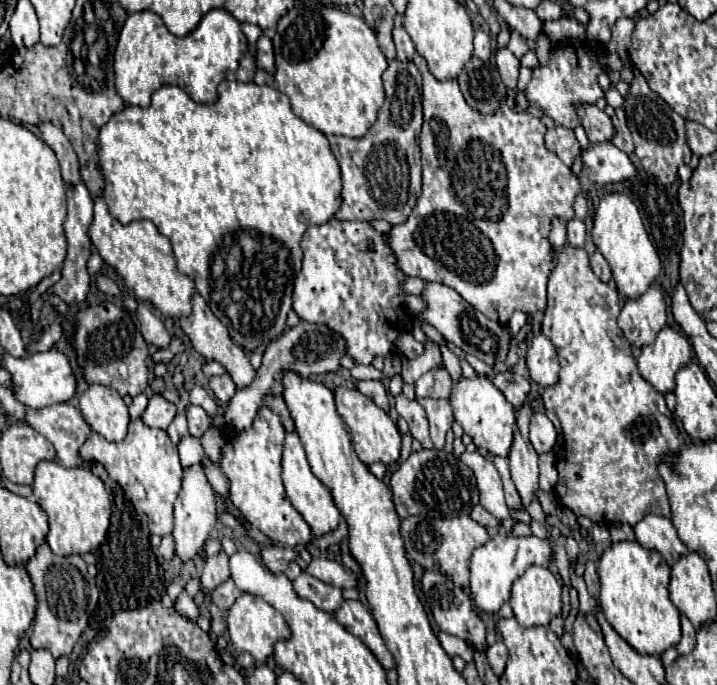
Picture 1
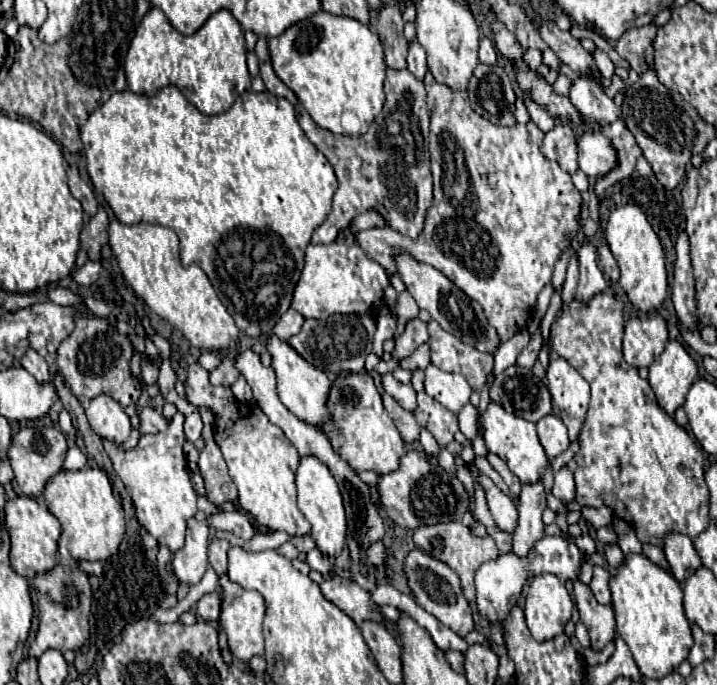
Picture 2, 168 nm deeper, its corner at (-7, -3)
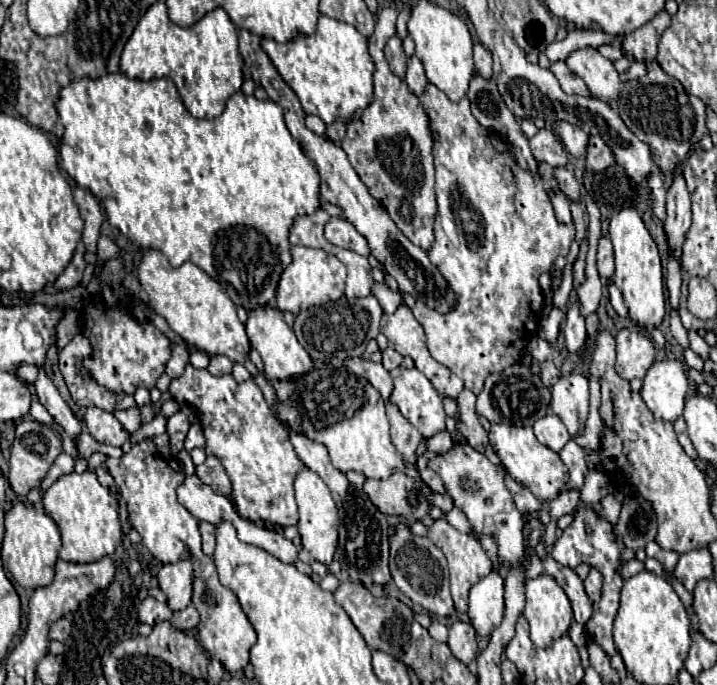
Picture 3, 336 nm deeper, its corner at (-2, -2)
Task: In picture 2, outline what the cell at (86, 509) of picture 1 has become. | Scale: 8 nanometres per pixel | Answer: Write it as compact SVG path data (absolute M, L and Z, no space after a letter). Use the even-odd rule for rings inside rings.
M80 469L56 473L44 489L48 511L60 521L62 535L58 549L76 561L104 561L116 553L124 535L124 509L114 496L108 475L102 469Z

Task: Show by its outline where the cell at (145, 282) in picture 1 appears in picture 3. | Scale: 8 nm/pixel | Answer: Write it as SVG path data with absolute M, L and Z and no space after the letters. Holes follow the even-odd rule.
M147 250L137 274L141 286L149 294L155 312L163 316L171 330L179 334L187 344L207 352L209 356L227 354L227 358L231 358L233 362L245 362L251 350L245 326L237 318L233 300L227 296L221 284L217 284L217 280L213 280L205 270L195 266L193 262L183 264L179 268L171 268L169 260L161 252Z

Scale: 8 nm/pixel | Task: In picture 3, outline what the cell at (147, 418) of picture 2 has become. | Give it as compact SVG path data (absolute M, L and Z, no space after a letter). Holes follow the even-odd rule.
M117 408L117 410L115 410L115 416L119 418L119 422L123 424L123 428L125 428L129 434L133 434L135 430L139 430L139 426L141 426L139 408L127 408L127 410Z

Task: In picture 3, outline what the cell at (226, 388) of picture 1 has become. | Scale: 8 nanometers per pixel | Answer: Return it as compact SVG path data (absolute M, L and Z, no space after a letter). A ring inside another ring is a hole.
M213 356L207 370L213 374L213 376L223 376L223 374L231 374L231 368L233 368L233 362L227 358L227 356Z

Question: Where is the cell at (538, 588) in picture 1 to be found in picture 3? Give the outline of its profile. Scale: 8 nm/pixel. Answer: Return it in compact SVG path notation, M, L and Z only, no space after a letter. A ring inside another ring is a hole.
M547 574L527 580L525 616L531 624L531 640L537 648L547 648L553 640L567 634L573 622L573 610L563 588Z

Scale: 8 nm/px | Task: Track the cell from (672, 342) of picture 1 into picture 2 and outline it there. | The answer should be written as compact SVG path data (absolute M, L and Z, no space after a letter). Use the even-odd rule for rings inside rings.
M676 339L668 341L666 349L654 363L648 367L648 383L666 413L674 413L686 399L686 393L694 379L698 377L698 369L694 359L688 355L684 345Z

